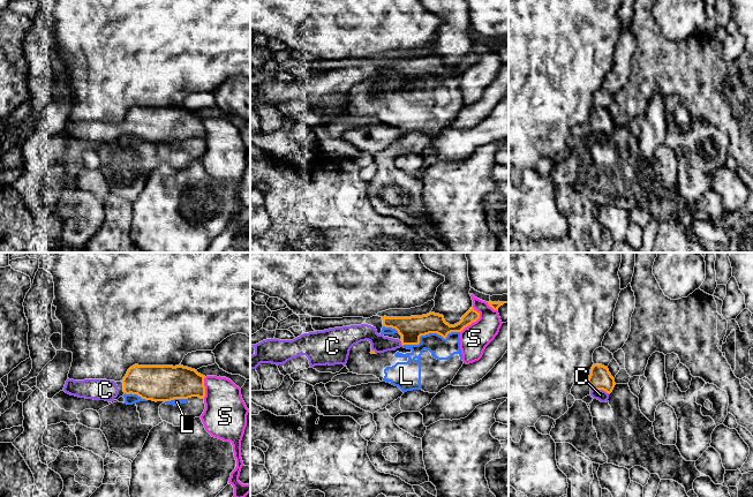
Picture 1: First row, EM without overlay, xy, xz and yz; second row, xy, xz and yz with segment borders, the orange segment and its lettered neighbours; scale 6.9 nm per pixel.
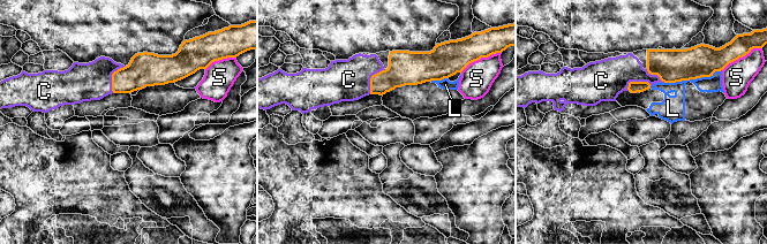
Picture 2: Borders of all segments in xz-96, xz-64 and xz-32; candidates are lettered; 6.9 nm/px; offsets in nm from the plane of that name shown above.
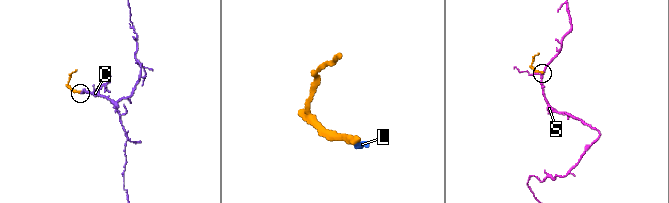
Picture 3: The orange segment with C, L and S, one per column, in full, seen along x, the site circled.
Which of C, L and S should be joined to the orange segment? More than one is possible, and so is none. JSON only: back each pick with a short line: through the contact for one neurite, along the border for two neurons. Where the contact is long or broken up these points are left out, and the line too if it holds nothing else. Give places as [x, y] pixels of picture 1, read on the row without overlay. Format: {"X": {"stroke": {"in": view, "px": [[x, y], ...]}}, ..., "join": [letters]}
{"C": {"stroke": {"in": "yz", "px": [[600, 120], [600, 130], [600, 136]]}}, "join": ["C"]}

